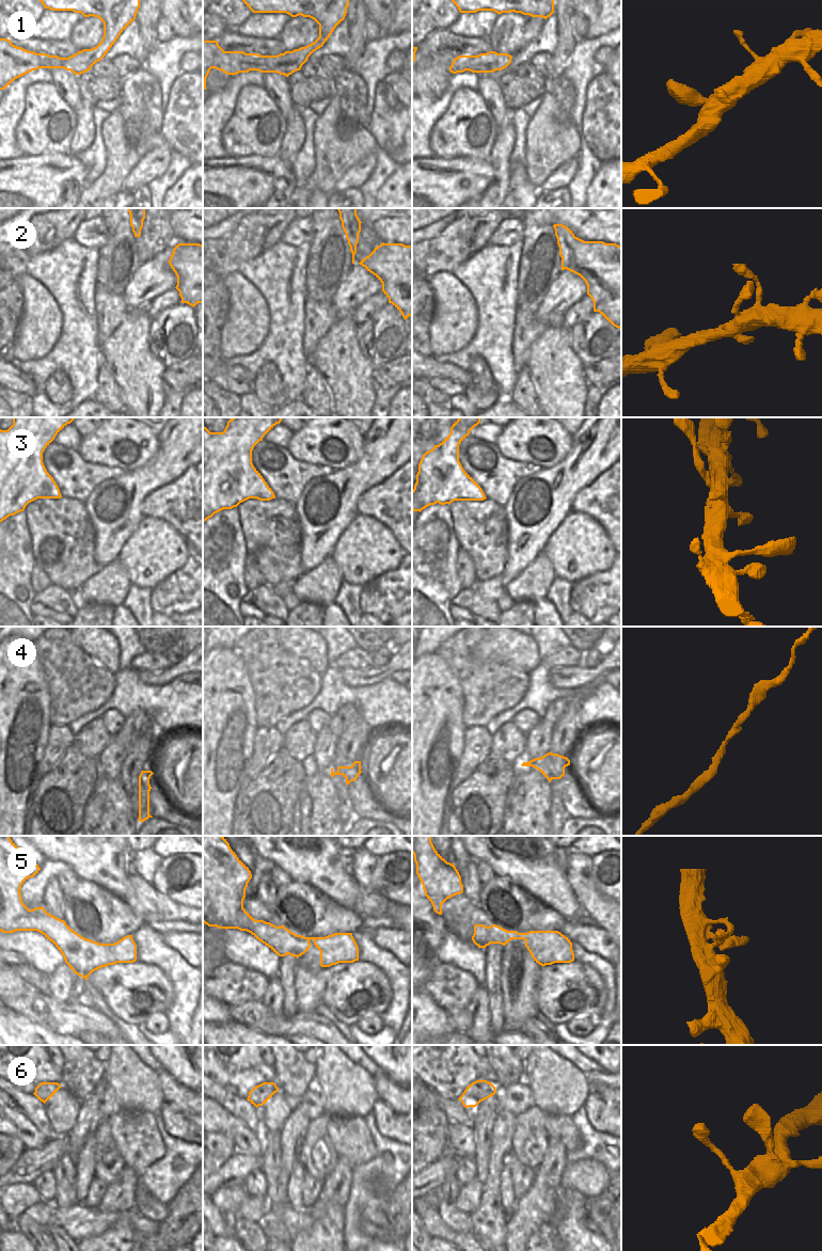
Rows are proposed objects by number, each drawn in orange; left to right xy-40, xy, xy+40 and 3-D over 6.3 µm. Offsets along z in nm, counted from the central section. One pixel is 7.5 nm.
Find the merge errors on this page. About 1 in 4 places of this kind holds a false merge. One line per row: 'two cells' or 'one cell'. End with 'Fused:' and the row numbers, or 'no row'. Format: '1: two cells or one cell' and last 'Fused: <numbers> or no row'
1: one cell
2: one cell
3: one cell
4: one cell
5: one cell
6: one cell
Fused: no row

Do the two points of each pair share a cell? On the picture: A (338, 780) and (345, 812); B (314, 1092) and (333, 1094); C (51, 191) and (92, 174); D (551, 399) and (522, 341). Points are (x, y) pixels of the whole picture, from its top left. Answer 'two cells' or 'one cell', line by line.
A: one cell
B: two cells
C: two cells
D: two cells

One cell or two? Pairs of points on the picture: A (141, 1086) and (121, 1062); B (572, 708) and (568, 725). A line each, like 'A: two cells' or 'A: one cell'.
A: one cell
B: one cell

